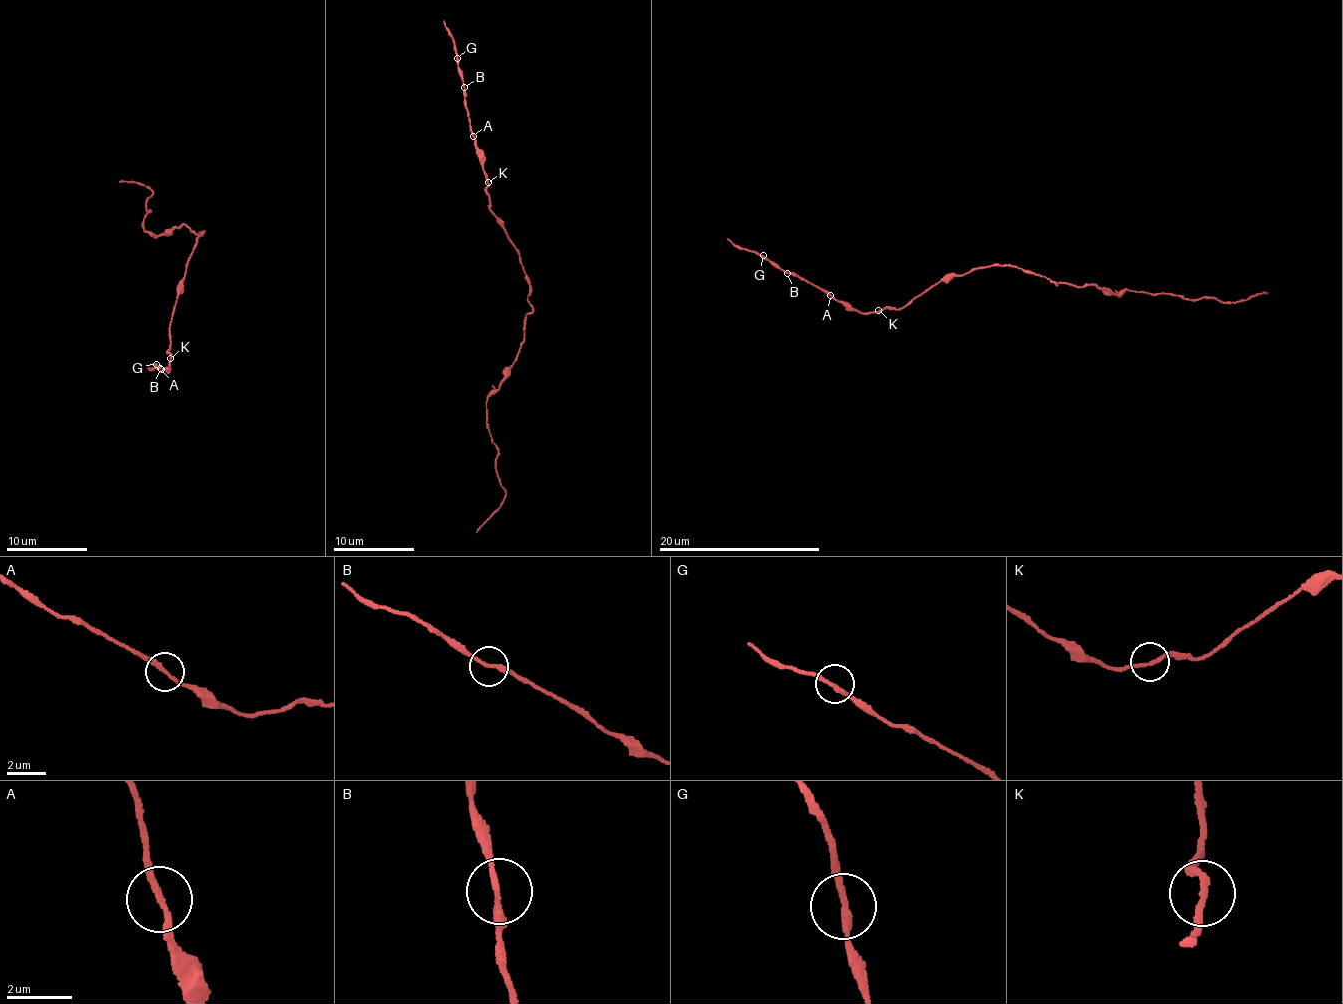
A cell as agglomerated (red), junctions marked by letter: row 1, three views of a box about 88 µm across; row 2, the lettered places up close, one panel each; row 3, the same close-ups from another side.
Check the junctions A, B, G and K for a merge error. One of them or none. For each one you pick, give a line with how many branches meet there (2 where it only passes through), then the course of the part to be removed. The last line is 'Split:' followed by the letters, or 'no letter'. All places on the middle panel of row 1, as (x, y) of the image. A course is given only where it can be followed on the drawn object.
Split: no letter

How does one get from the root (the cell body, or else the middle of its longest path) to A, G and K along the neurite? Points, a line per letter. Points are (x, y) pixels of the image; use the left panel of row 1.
A: (195, 243), (169, 328), (168, 350), (171, 358), (168, 373), (161, 369)
G: (195, 243), (169, 328), (168, 350), (171, 358), (168, 373), (158, 370), (156, 364)
K: (195, 243), (169, 328), (168, 350), (171, 358)

